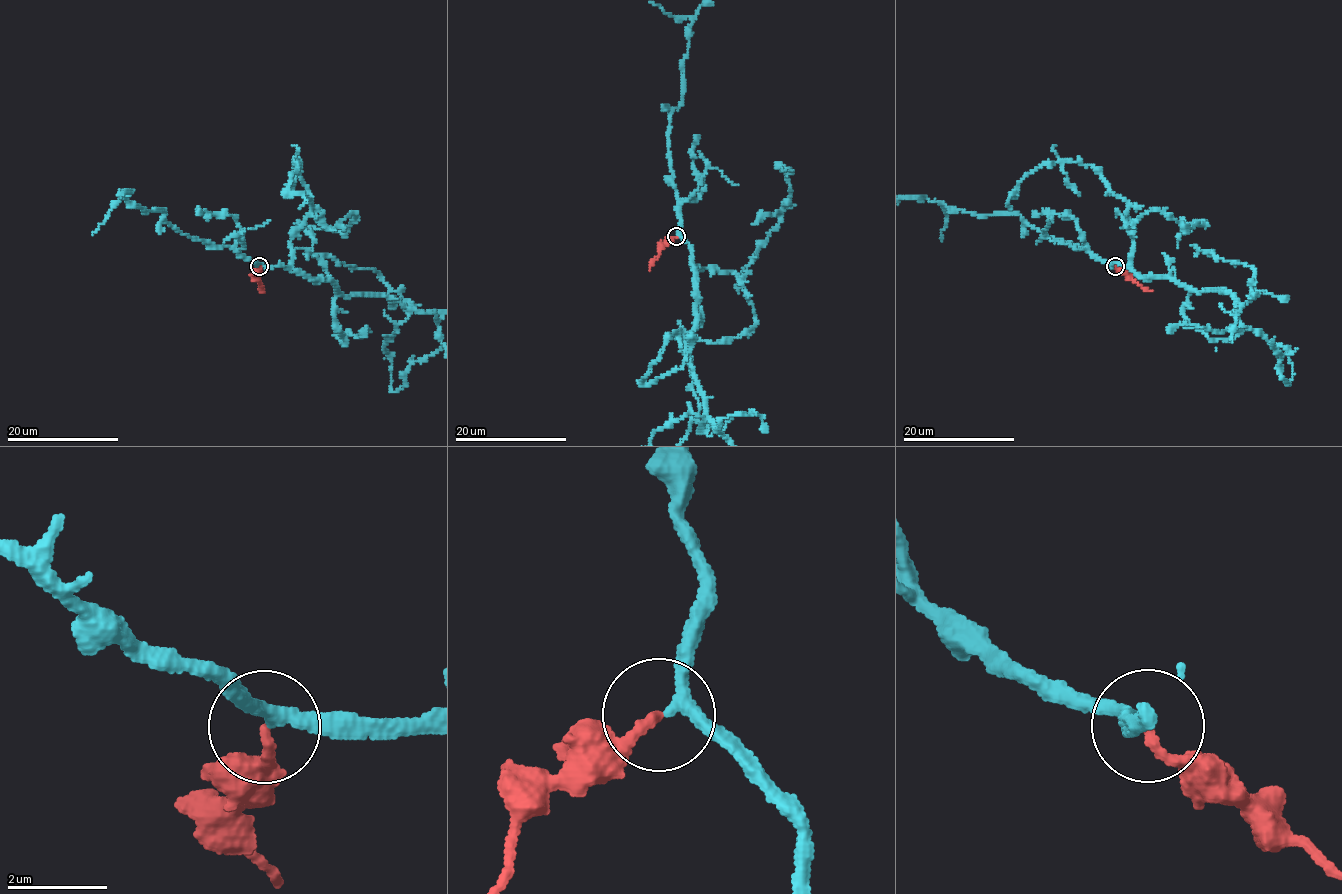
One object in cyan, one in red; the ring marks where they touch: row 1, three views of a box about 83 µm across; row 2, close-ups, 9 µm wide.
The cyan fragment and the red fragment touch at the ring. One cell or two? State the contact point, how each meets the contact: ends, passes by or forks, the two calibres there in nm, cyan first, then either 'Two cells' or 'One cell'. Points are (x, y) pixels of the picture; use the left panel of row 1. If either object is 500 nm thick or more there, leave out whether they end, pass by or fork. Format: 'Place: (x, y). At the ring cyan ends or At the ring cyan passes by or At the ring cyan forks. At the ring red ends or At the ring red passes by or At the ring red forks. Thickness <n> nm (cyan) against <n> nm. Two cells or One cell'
Place: (259, 266). At the ring cyan passes by. At the ring red ends. Thickness 240 nm (cyan) against 190 nm. One cell

